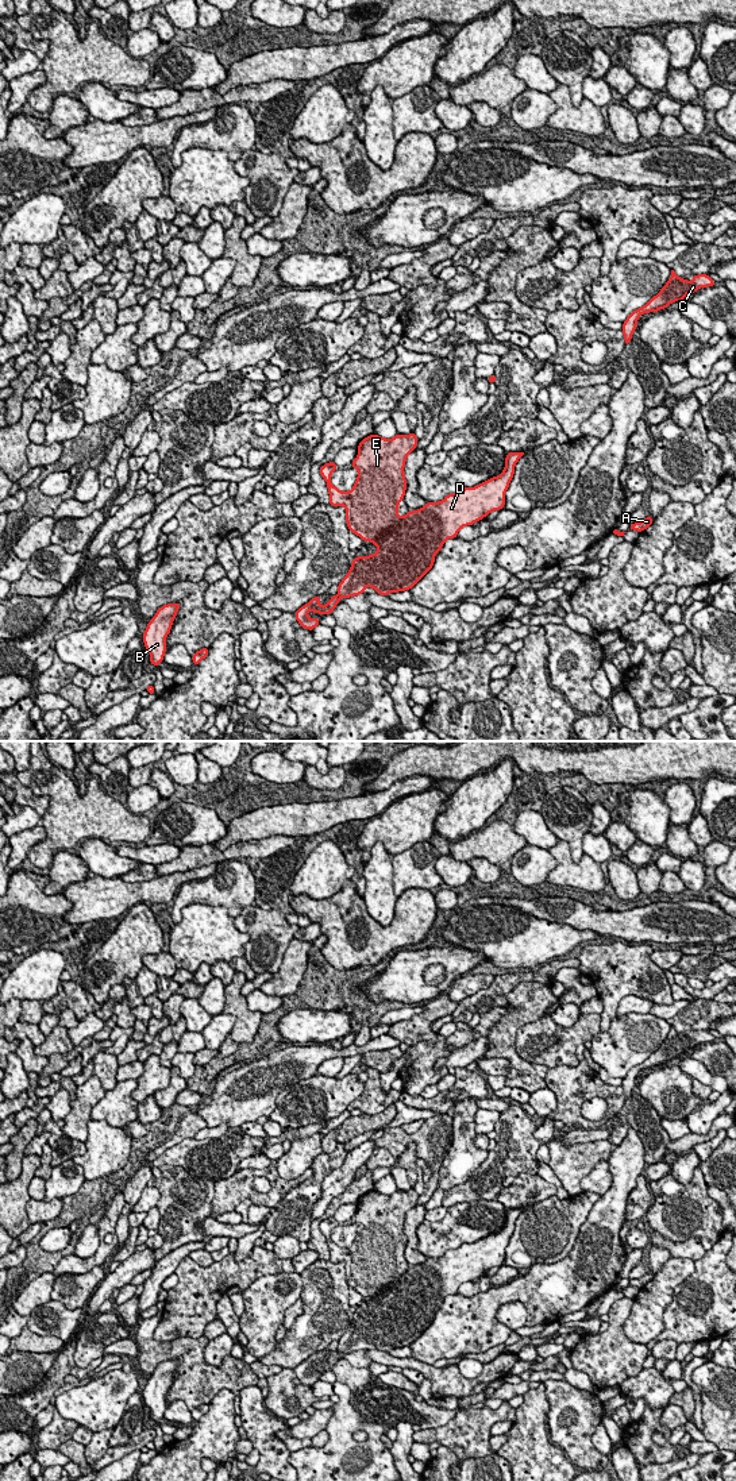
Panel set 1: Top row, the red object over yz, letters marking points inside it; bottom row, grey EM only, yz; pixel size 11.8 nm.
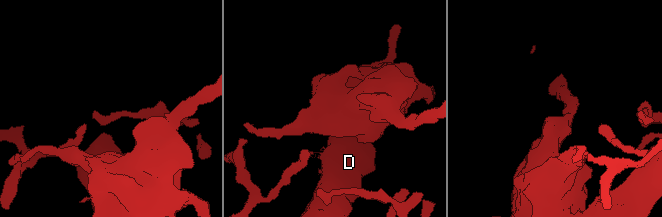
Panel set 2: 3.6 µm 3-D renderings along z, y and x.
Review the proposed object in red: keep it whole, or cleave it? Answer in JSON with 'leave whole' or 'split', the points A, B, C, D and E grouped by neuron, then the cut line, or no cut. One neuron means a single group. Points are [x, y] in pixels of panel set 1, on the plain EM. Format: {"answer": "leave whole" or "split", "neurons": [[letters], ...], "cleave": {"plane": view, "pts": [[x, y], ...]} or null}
{"answer": "split", "neurons": [["A", "B", "C", "D"], ["E"]], "cleave": {"plane": "yz", "pts": [[404, 1272], [370, 1298]]}}

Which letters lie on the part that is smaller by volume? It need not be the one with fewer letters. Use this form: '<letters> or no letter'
E

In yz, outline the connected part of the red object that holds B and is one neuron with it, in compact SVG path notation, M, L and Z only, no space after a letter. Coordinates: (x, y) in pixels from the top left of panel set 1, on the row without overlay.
M181 1358L161 1362L149 1377L147 1384L142 1391L143 1400L150 1409L150 1419L155 1423L163 1418L166 1393L172 1386L173 1377L177 1373L177 1366L180 1364Z

